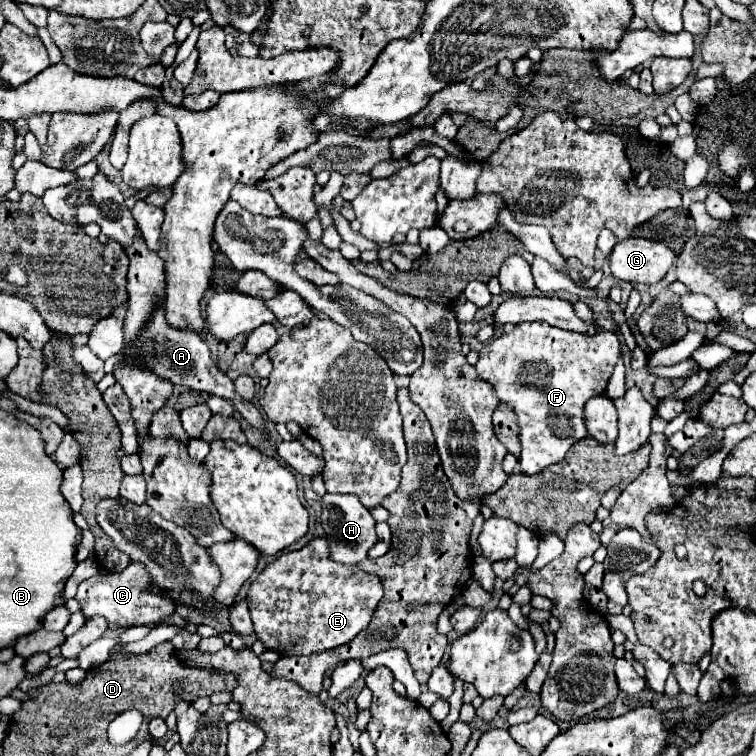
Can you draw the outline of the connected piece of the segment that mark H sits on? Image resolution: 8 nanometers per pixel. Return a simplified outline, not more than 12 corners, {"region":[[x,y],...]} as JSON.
{"region":[[325,493],[321,525],[335,563],[357,567],[377,543],[351,493]]}

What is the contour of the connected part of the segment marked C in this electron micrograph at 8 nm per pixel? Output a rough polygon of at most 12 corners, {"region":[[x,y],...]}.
{"region":[[141,563],[79,585],[81,613],[109,627],[155,623],[175,611],[145,593]]}

